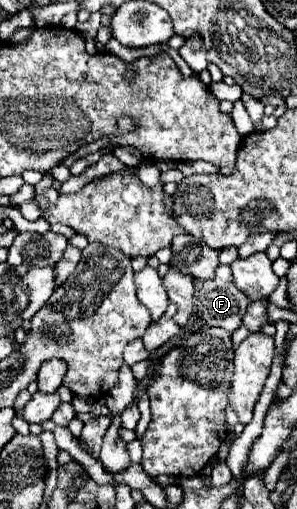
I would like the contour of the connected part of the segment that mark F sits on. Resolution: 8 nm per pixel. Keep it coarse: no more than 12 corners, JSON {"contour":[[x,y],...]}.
{"contour":[[230,266],[196,294],[208,326],[234,332],[242,326],[250,300],[234,286]]}

